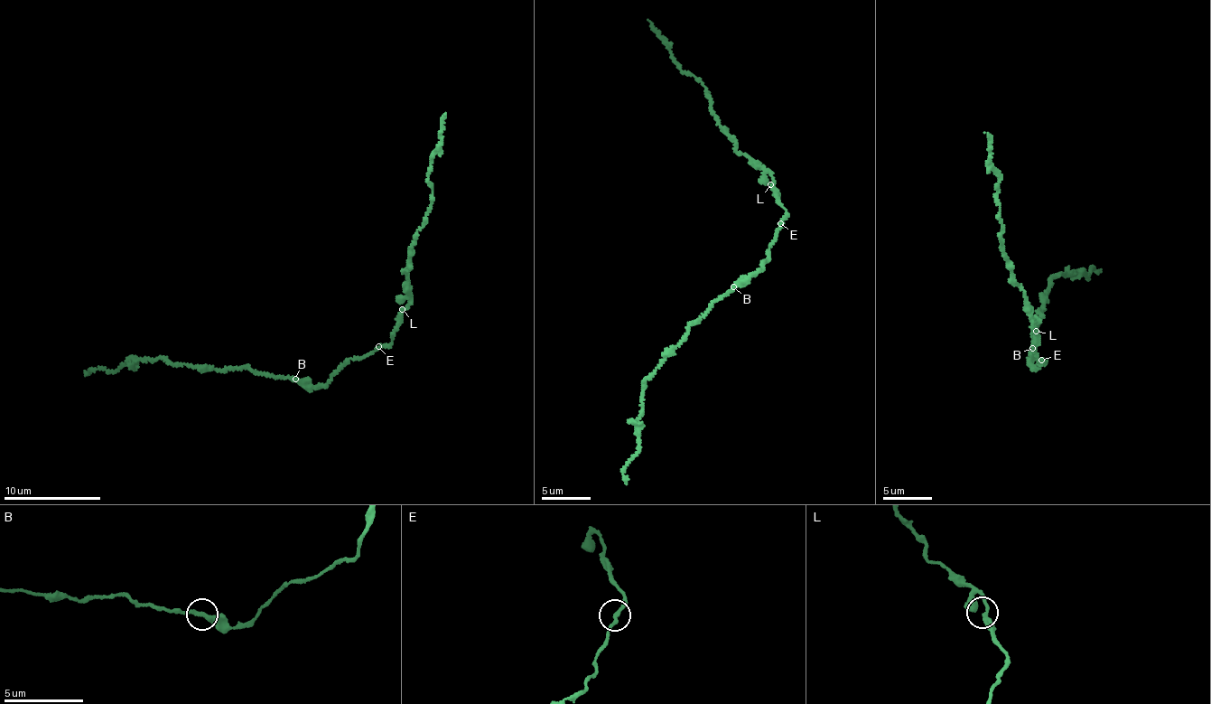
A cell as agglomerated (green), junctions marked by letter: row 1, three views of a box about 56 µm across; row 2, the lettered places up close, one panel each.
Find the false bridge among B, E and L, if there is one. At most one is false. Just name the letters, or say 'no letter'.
B

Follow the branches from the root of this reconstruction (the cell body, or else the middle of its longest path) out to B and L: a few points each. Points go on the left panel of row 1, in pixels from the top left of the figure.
B: (378, 349), (342, 364), (325, 384), (305, 386), (295, 379)
L: (378, 349), (392, 342), (402, 309)

